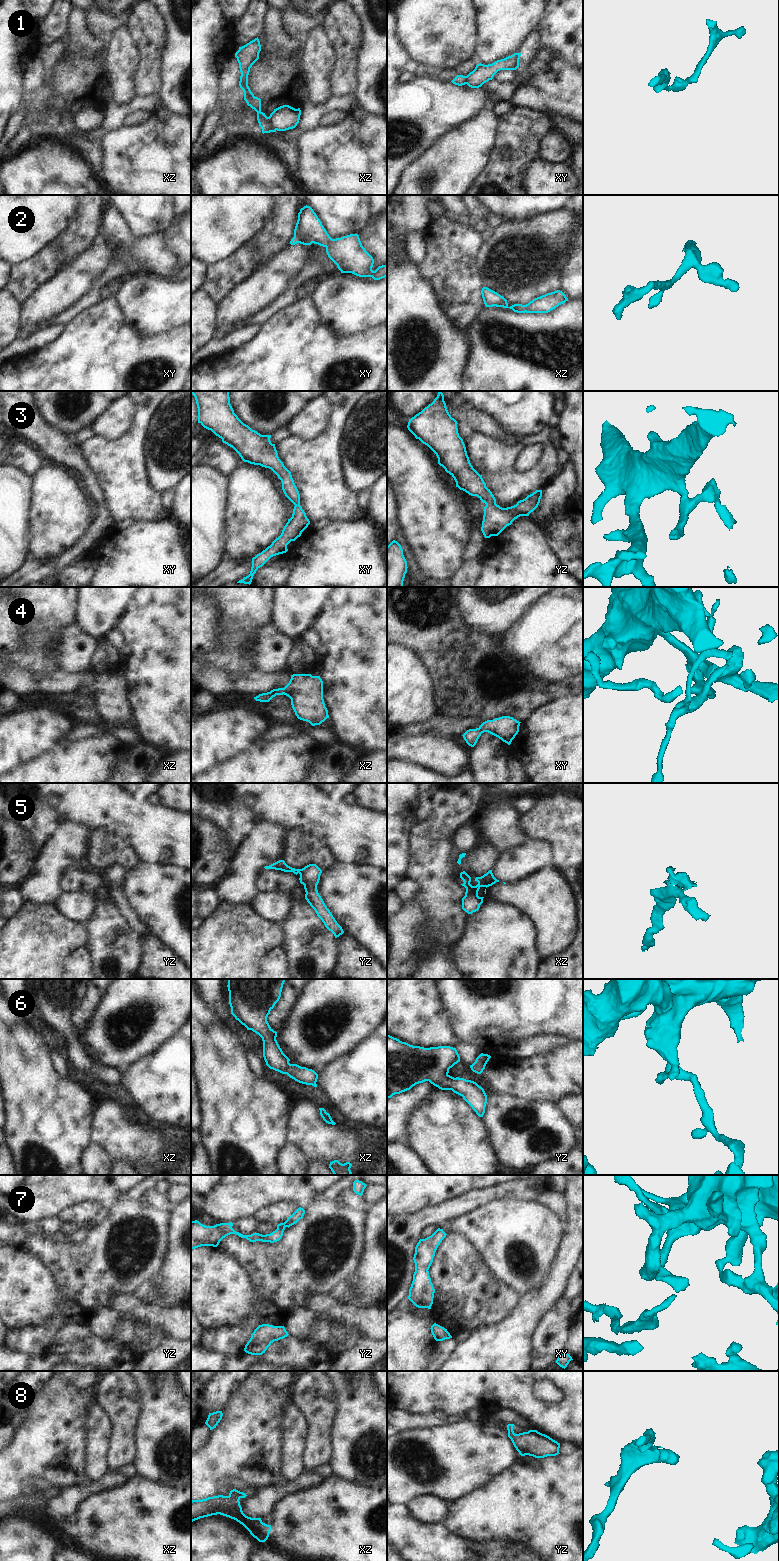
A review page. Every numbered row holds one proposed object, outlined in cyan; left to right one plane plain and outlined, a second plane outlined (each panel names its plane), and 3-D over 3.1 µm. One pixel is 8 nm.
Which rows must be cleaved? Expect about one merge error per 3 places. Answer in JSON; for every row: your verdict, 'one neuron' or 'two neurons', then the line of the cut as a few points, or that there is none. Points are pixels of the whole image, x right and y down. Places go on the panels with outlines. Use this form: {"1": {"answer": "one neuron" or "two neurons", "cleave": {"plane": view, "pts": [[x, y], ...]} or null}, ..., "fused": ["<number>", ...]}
{"1": {"answer": "two neurons", "cleave": {"plane": "xz", "pts": [[268, 117], [270, 125], [275, 130]]}}, "2": {"answer": "one neuron", "cleave": null}, "3": {"answer": "one neuron", "cleave": null}, "4": {"answer": "one neuron", "cleave": null}, "5": {"answer": "one neuron", "cleave": null}, "6": {"answer": "one neuron", "cleave": null}, "7": {"answer": "one neuron", "cleave": null}, "8": {"answer": "two neurons", "cleave": {"plane": "xz", "pts": [[228, 1496], [238, 1500]]}}, "fused": ["1", "8"]}

